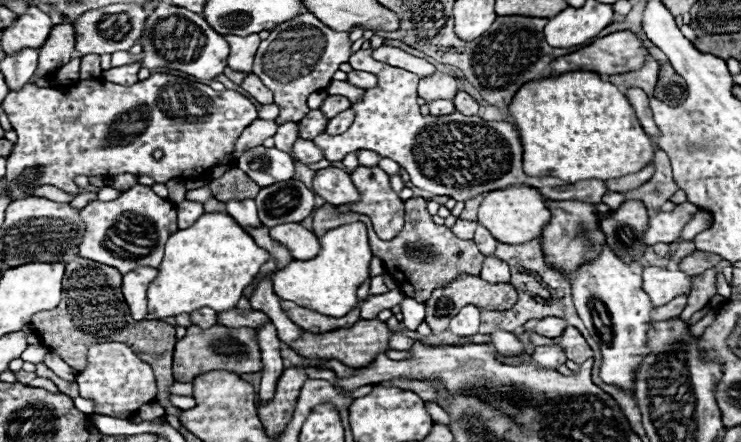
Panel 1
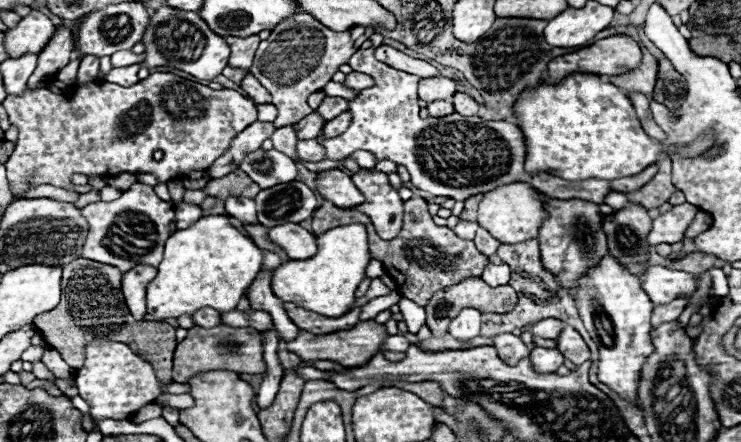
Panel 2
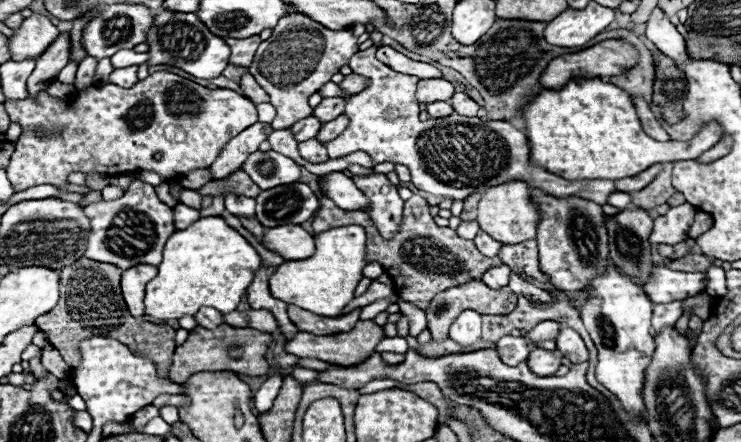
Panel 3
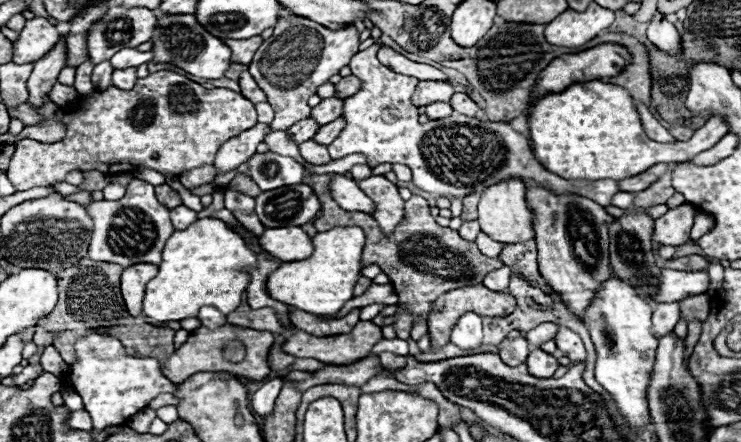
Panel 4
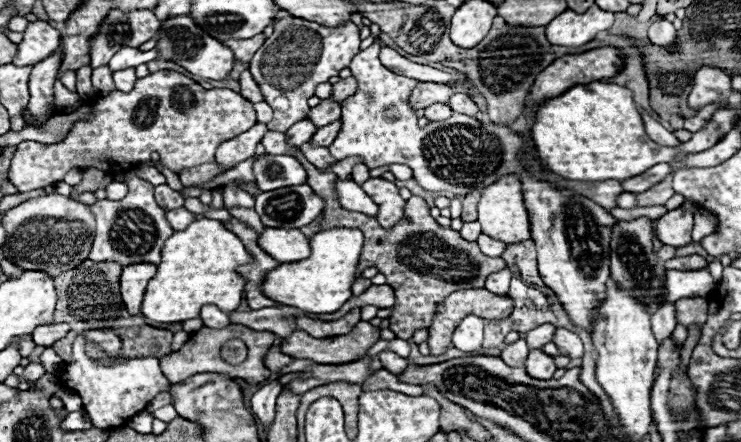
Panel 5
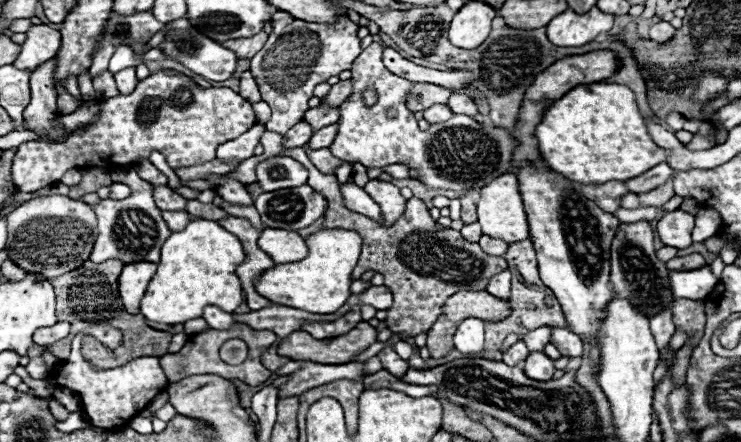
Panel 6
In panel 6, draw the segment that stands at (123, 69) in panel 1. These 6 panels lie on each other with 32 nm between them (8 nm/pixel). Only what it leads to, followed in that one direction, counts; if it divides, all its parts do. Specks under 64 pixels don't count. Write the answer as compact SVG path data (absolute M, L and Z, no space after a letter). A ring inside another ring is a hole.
M132 66L132 68L124 68L124 70L116 72L116 74L114 74L114 80L116 80L116 86L118 86L118 90L120 90L122 94L132 92L132 90L136 88L136 82L138 82L138 78L136 78L136 68Z

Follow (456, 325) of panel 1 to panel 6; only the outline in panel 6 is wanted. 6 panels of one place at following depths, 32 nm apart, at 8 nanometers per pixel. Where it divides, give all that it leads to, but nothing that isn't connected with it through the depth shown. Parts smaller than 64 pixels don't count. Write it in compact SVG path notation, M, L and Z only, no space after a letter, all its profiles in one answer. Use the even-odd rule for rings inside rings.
M466 318L454 332L454 346L464 354L478 354L484 348L484 328L480 318Z

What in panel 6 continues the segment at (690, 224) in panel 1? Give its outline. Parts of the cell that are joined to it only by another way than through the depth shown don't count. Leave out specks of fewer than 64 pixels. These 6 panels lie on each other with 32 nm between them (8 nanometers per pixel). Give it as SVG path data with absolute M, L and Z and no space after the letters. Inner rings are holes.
M700 208L696 214L696 226L692 230L693 241L703 242L711 235L717 234L718 230L720 230L720 214L708 208Z

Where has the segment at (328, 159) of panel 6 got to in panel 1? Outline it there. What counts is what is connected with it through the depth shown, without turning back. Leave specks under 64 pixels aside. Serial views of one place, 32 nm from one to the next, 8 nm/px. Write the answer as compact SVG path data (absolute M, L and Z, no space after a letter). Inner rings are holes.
M298 138L292 146L292 154L290 154L294 160L302 162L302 164L314 164L314 162L320 162L324 158L324 154L314 146L312 140L304 140L304 138Z

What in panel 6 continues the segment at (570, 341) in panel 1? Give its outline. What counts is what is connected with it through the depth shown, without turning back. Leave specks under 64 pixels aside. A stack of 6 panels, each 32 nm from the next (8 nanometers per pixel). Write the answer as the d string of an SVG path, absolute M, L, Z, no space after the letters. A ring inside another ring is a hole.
M554 328L550 342L560 350L562 356L568 356L568 358L582 356L582 340L568 328Z

